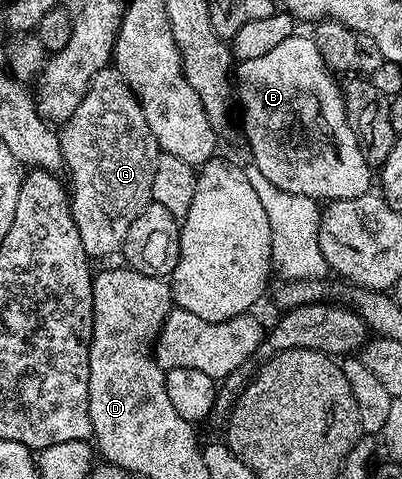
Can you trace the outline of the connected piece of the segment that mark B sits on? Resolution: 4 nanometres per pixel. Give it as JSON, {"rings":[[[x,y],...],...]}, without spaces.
{"rings":[[[312,37],[288,38],[273,51],[236,67],[235,98],[245,117],[245,132],[253,153],[252,165],[257,166],[275,188],[283,188],[283,192],[329,202],[370,193],[371,167],[359,148],[359,140],[355,140],[355,132],[347,124],[343,90],[338,83],[337,86],[333,83],[333,78]]]}

